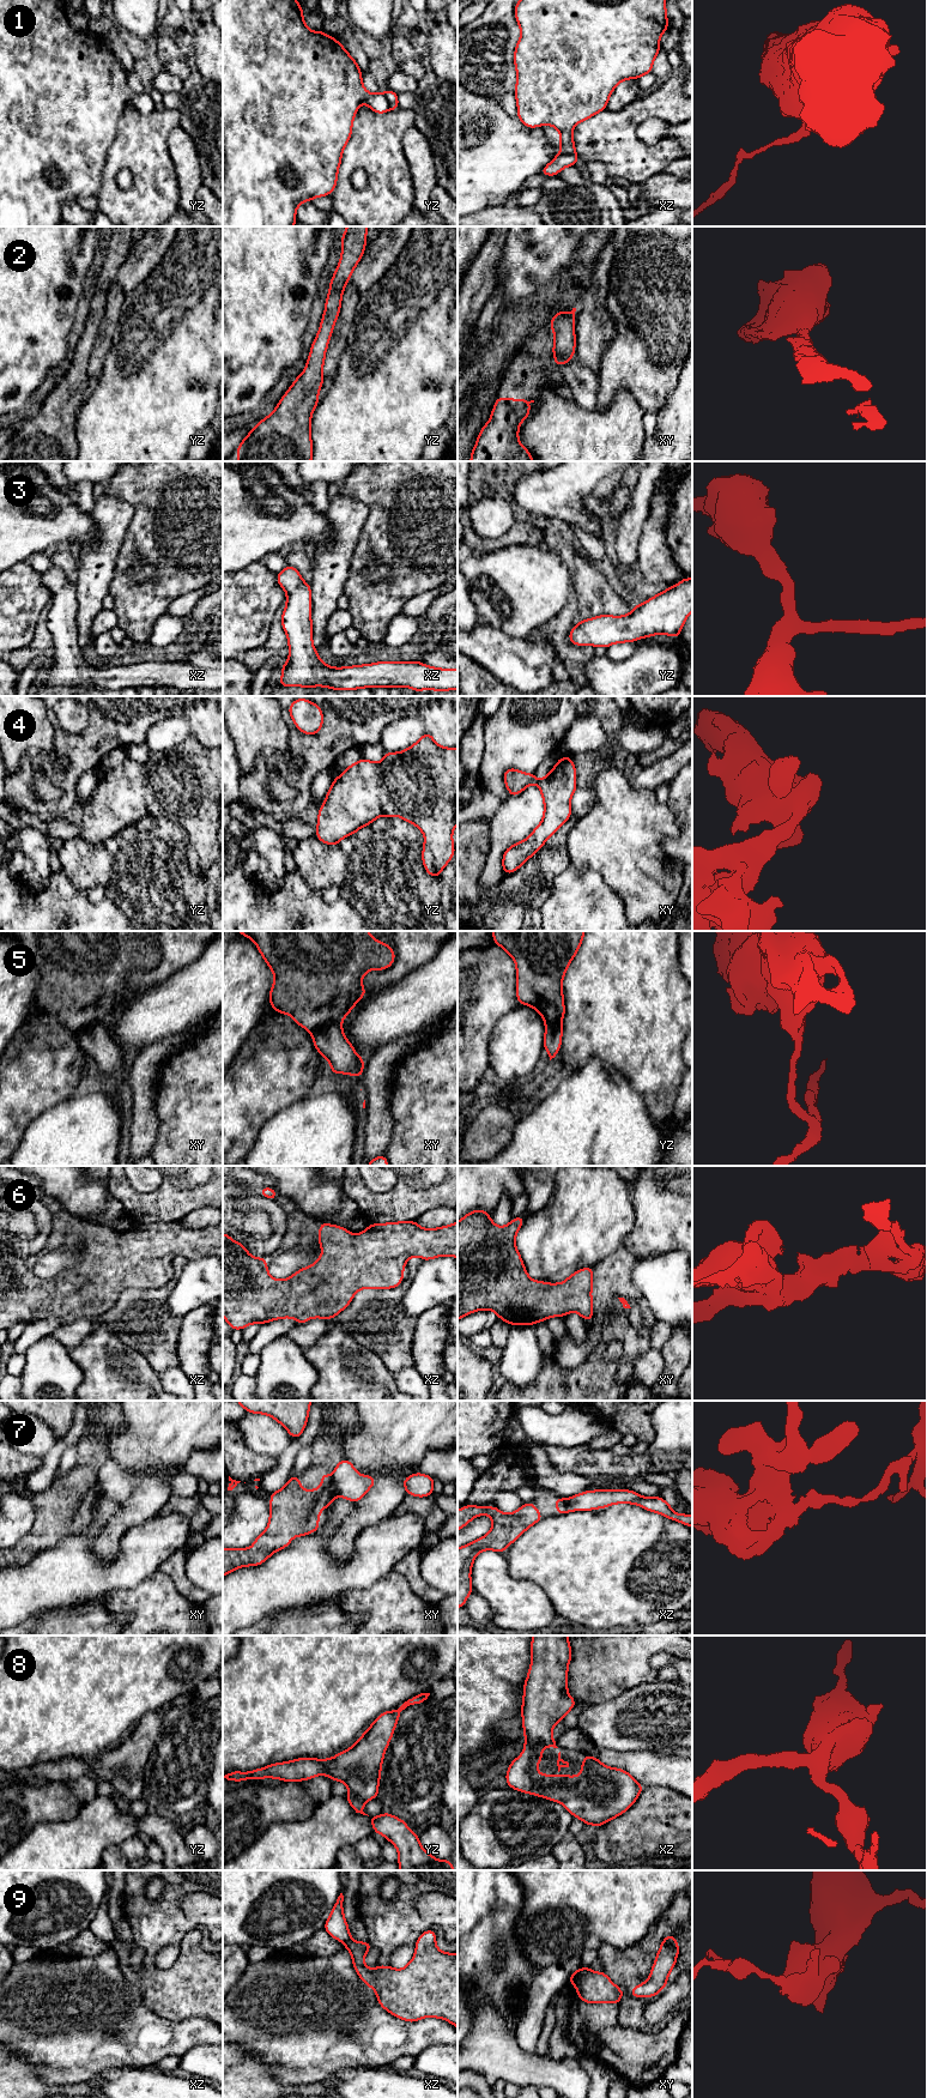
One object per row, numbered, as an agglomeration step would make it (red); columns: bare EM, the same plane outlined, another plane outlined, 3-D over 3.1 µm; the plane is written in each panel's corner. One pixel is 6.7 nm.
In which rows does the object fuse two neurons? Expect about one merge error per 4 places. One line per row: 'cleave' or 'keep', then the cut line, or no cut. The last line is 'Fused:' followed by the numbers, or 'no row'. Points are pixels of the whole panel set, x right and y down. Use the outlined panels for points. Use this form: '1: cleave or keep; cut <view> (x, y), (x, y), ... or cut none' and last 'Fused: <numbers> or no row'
1: cleave; cut xz (559, 152), (575, 152)
2: keep; cut none
3: keep; cut none
4: keep; cut none
5: cleave; cut xy (340, 1021), (325, 1022), (311, 1033)
6: keep; cut none
7: cleave; cut xy (331, 1480), (337, 1494)
8: keep; cut none
9: cleave; cut xy (582, 1967), (580, 1979), (575, 1985)
Fused: 1, 5, 7, 9

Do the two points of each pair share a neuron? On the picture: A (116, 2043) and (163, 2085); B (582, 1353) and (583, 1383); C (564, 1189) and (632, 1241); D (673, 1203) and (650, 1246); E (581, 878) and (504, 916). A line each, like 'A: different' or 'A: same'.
A: different
B: different
C: different
D: same
E: different

